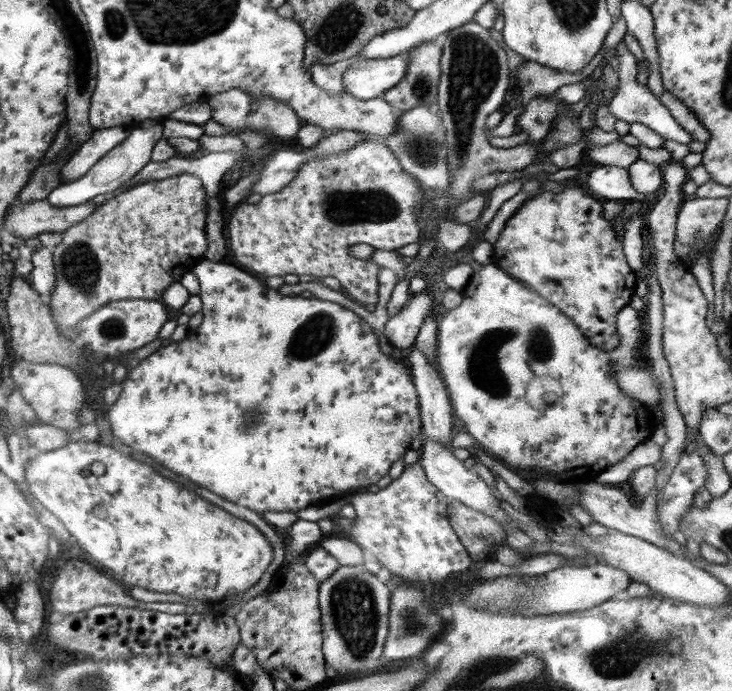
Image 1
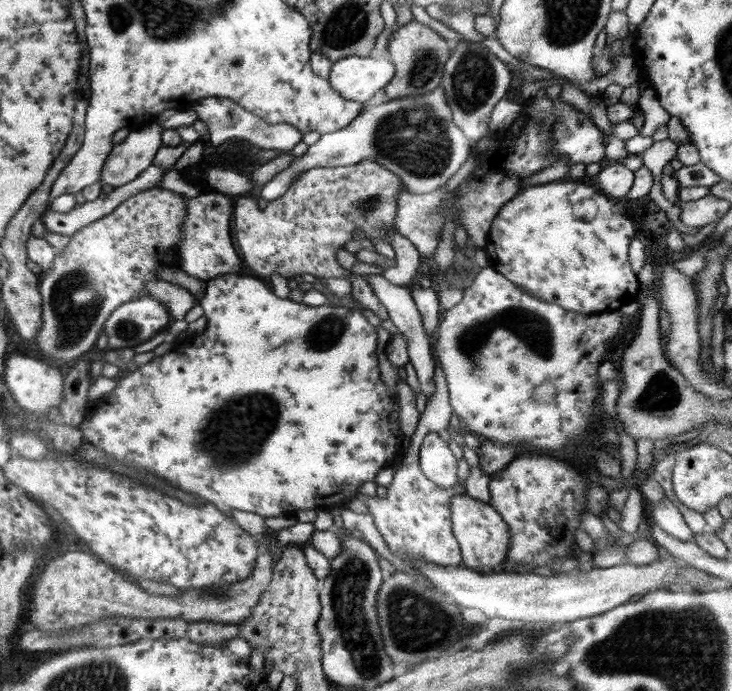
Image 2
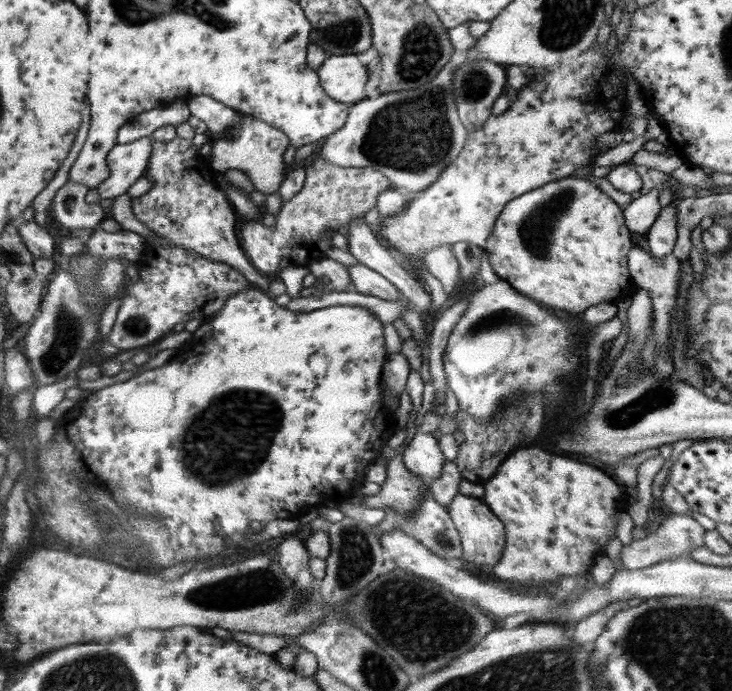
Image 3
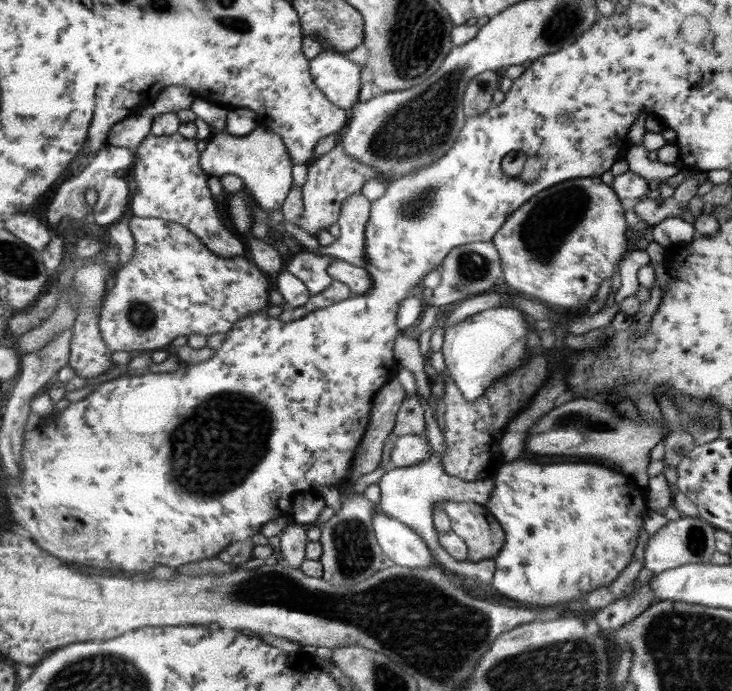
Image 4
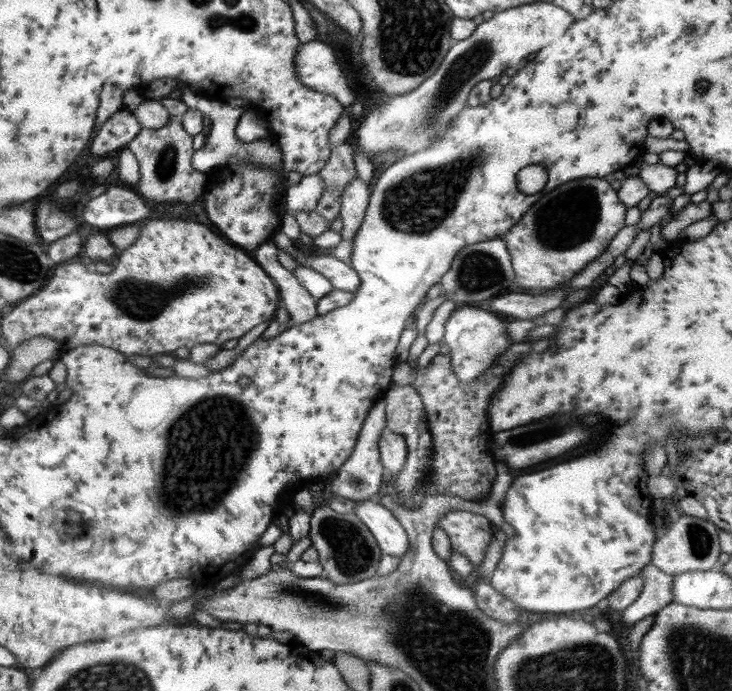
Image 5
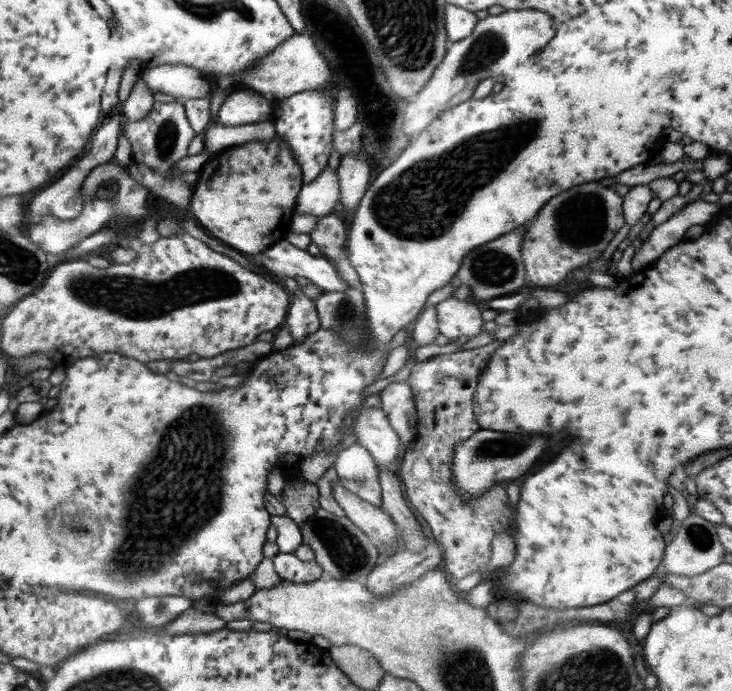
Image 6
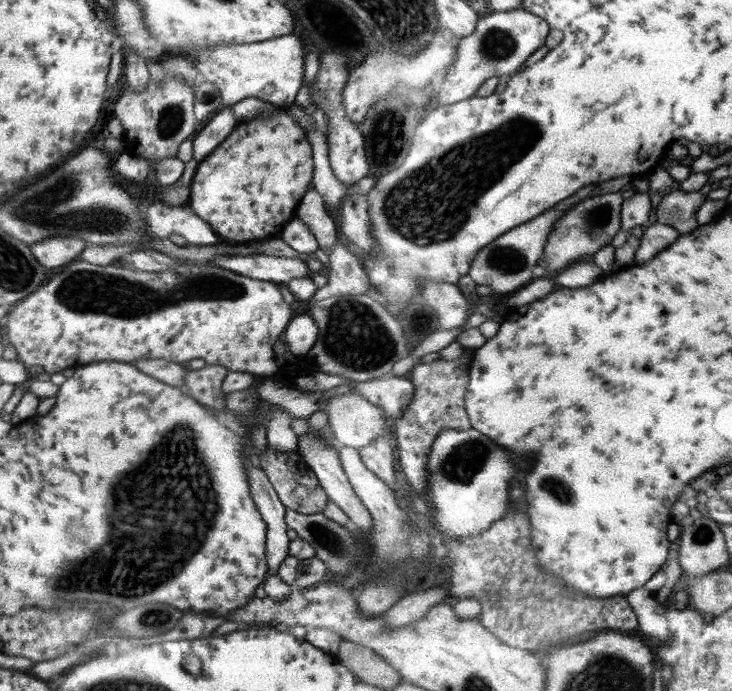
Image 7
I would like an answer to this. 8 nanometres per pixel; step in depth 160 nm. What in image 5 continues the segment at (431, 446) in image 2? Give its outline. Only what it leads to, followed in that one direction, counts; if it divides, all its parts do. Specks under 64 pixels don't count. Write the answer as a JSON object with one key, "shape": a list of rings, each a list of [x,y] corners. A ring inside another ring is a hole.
{"shape":[[[387,426],[382,429],[378,441],[384,471],[398,474],[406,464],[407,444],[402,435],[392,432]]]}

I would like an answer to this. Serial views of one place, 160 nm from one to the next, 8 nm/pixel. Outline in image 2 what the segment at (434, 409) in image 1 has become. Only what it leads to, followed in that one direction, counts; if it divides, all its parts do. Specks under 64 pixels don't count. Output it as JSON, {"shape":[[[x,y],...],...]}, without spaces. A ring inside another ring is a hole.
{"shape":[[[368,274],[365,275],[365,278],[367,278],[368,284],[372,287],[378,300],[386,307],[389,318],[398,329],[398,333],[402,334],[402,337],[406,339],[409,362],[416,371],[419,380],[420,402],[421,404],[424,404],[427,400],[432,398],[432,394],[434,394],[434,390],[436,390],[433,379],[433,374],[436,370],[436,361],[434,361],[434,346],[431,345],[428,340],[429,336],[424,332],[424,328],[422,328],[423,322],[420,318],[420,313],[417,309],[415,300],[410,294],[407,286],[396,286],[389,280],[386,280],[386,277],[382,274]]]}

